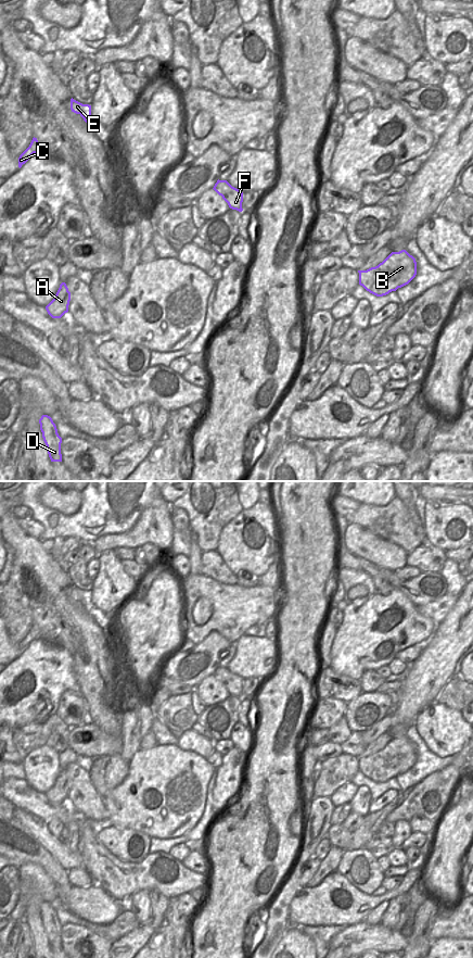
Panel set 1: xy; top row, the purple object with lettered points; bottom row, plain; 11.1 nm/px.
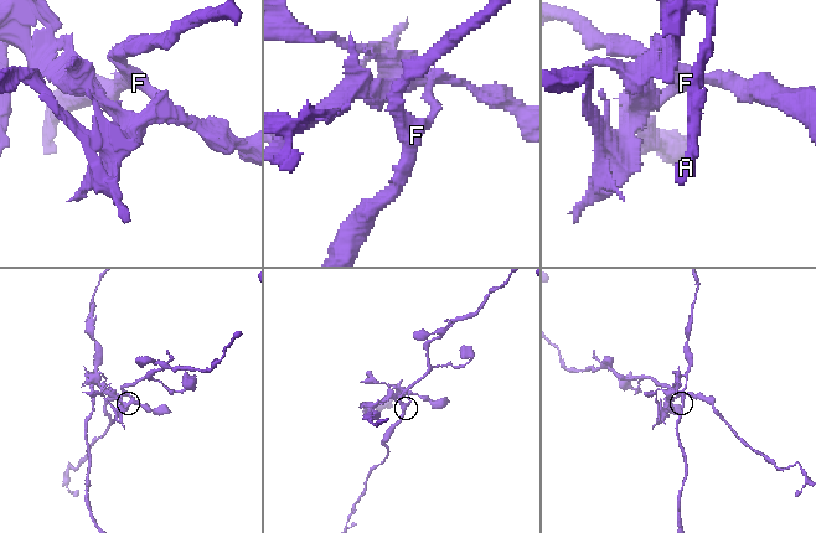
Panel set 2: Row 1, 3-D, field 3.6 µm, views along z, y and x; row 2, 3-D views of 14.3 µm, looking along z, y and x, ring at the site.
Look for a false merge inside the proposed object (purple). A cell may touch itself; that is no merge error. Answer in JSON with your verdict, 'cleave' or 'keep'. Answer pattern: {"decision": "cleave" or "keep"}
{"decision": "cleave"}

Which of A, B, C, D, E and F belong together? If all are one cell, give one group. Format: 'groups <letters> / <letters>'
groups A D E / B C F

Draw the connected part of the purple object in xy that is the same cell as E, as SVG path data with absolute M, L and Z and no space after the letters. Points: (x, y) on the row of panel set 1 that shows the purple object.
M73 98L71 99L71 110L72 112L76 114L81 114L84 121L87 123L87 125L94 124L94 119L91 116L91 105L89 104L82 104Z

